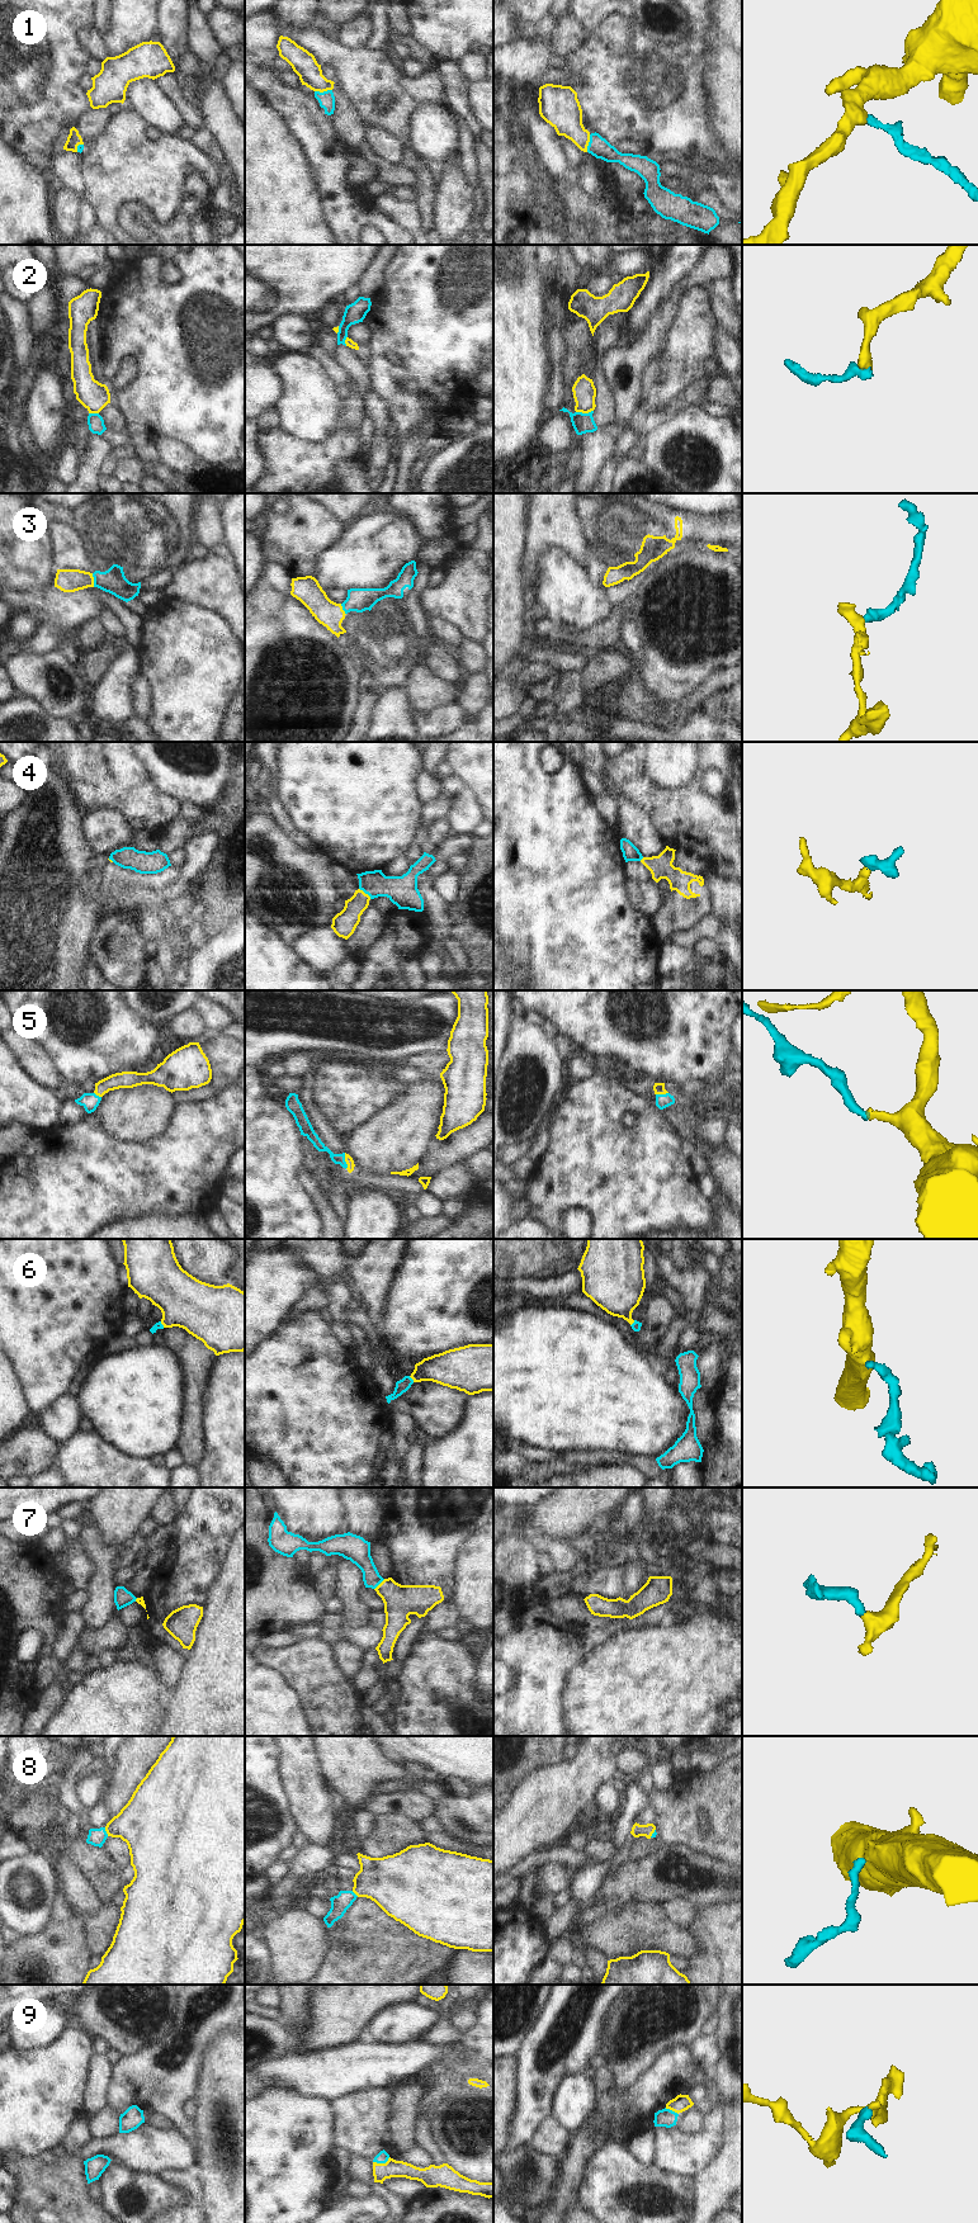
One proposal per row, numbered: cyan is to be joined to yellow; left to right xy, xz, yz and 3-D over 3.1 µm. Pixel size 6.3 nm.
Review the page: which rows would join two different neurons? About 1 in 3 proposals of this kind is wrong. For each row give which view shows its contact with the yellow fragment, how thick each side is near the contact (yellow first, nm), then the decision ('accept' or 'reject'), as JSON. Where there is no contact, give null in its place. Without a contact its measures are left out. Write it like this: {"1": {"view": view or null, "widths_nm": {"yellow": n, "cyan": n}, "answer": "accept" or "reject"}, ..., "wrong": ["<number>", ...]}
{"1": {"view": "xz", "widths_nm": {"yellow": 160, "cyan": 110}, "answer": "reject"}, "2": {"view": "yz", "widths_nm": {"yellow": 140, "cyan": 130}, "answer": "reject"}, "3": {"view": "xy", "widths_nm": {"yellow": 140, "cyan": 160}, "answer": "accept"}, "4": {"view": "xz", "widths_nm": {"yellow": 160, "cyan": 190}, "answer": "accept"}, "5": {"view": "xz", "widths_nm": {"yellow": 50, "cyan": 70}, "answer": "accept"}, "6": {"view": "xz", "widths_nm": {"yellow": 220, "cyan": 80}, "answer": "accept"}, "7": {"view": "xz", "widths_nm": {"yellow": 200, "cyan": 160}, "answer": "accept"}, "8": {"view": "xy", "widths_nm": {"yellow": 320, "cyan": 110}, "answer": "accept"}, "9": {"view": "xz", "widths_nm": {"yellow": 110, "cyan": 80}, "answer": "accept"}, "wrong": ["1", "2"]}

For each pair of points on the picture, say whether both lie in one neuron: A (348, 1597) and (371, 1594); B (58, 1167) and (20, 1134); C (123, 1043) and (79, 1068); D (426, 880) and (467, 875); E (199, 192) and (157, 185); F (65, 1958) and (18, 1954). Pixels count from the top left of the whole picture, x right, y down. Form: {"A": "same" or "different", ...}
{"A": "different", "B": "different", "C": "same", "D": "different", "E": "different", "F": "same"}

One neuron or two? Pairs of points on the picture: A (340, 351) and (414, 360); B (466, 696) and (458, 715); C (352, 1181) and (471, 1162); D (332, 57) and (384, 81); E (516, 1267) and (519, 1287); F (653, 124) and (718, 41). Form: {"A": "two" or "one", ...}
{"A": "two", "B": "two", "C": "two", "D": "one", "E": "two", "F": "two"}

